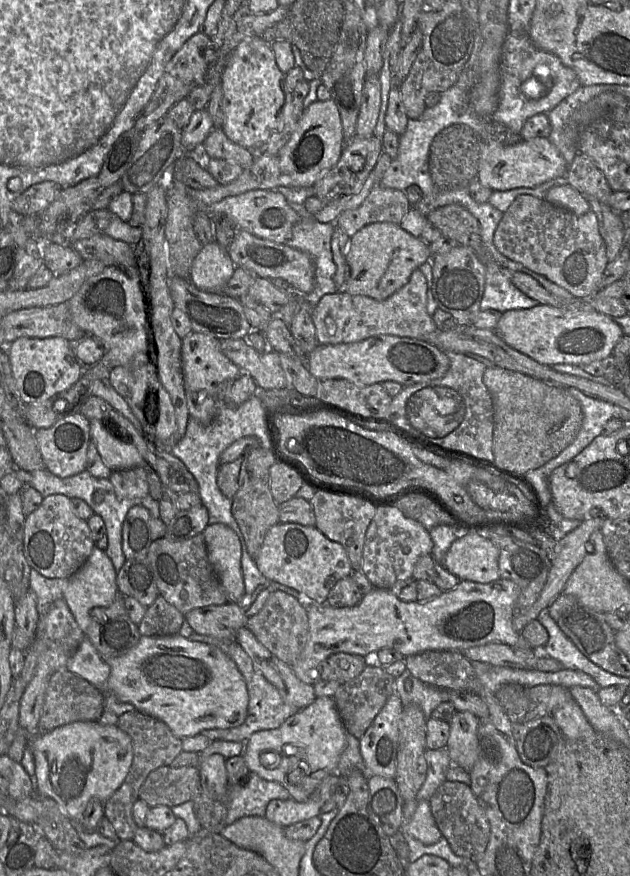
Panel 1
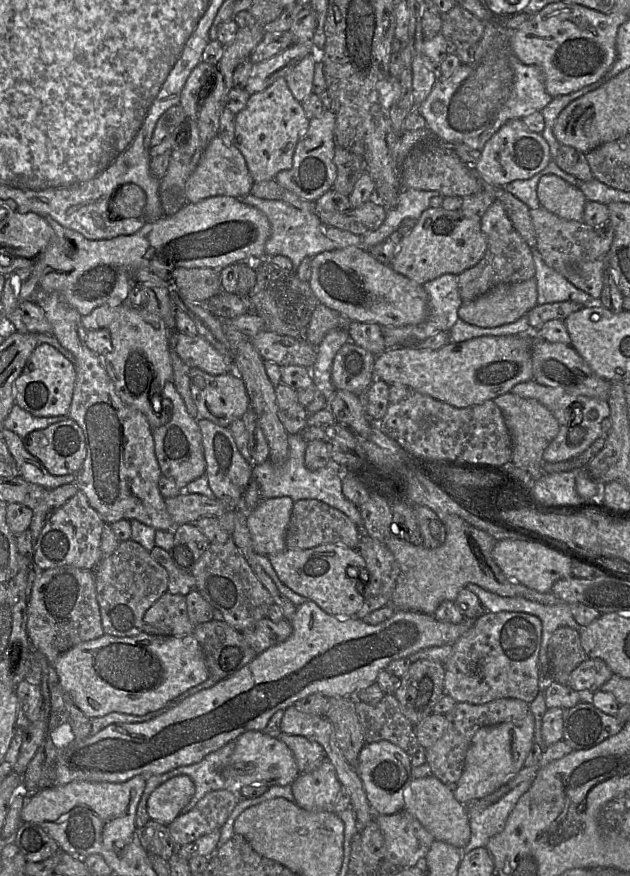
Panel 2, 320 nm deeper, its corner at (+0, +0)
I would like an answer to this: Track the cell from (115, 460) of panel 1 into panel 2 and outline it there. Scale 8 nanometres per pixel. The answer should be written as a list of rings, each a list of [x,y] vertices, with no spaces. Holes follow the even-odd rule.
[[[47,343],[38,344],[14,382],[14,401],[38,417],[67,416],[72,403],[77,374],[72,361]]]

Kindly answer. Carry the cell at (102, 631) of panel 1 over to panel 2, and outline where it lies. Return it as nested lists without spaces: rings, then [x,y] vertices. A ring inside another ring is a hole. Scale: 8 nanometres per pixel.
[[[133,540],[120,541],[118,547],[103,557],[95,568],[96,596],[104,634],[126,637],[142,631],[145,612],[168,588],[168,573],[150,554]]]

